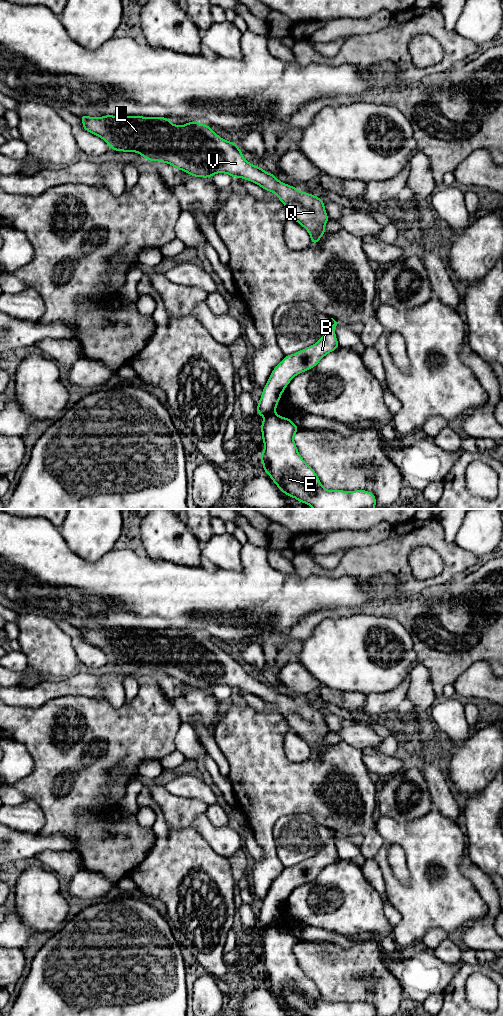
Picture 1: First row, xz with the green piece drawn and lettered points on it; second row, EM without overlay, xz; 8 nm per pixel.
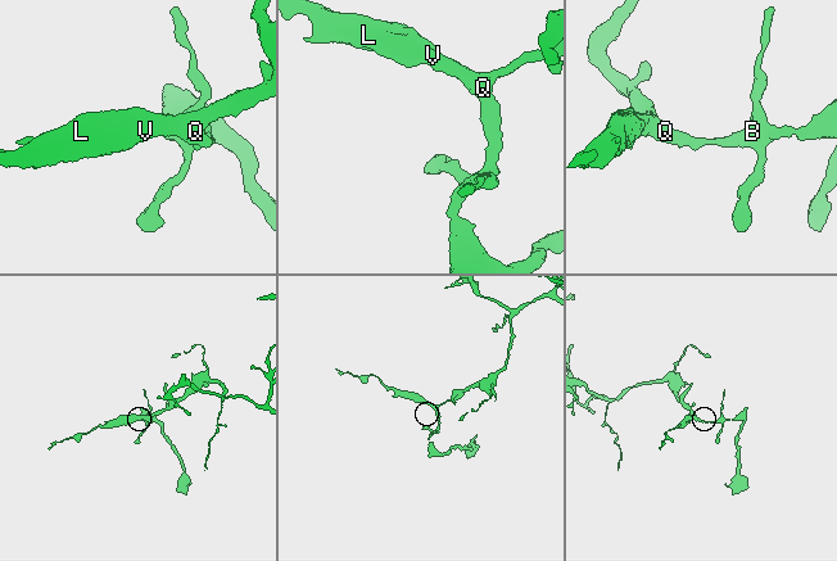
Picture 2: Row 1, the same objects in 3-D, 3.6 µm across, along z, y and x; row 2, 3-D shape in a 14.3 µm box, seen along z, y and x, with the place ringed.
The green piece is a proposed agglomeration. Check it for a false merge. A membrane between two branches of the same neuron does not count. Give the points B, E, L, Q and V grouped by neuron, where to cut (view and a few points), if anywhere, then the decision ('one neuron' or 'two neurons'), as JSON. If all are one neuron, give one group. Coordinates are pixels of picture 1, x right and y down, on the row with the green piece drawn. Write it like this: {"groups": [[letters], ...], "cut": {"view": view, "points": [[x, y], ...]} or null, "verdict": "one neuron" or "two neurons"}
{"groups": [["B", "L", "Q", "V"], ["E"]], "cut": {"view": "xz", "points": [[274, 412], [267, 416]]}, "verdict": "two neurons"}

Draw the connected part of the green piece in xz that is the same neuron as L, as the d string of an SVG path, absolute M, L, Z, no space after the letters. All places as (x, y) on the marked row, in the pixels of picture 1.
M87 115L79 116L83 122L82 129L102 138L114 151L135 152L143 156L149 161L158 161L170 164L177 170L183 170L193 177L209 178L217 173L225 173L232 178L242 178L261 186L266 191L276 194L278 199L286 207L290 218L294 219L302 227L304 227L310 237L311 244L317 244L320 238L326 233L325 224L330 220L325 211L325 203L315 195L308 192L301 192L294 186L279 181L275 174L267 173L261 166L252 165L242 155L241 149L235 142L229 142L215 133L215 131L203 123L189 121L185 125L173 125L170 118L166 117L144 117L144 116L114 116L105 115L102 117L90 117Z

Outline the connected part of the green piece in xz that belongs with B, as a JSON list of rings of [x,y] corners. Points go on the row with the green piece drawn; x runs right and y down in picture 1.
[[[333,318],[331,319],[334,324],[325,331],[321,339],[314,345],[292,355],[286,355],[273,369],[257,404],[258,416],[275,413],[281,395],[290,381],[296,375],[314,368],[324,356],[339,348],[335,335],[338,323]]]

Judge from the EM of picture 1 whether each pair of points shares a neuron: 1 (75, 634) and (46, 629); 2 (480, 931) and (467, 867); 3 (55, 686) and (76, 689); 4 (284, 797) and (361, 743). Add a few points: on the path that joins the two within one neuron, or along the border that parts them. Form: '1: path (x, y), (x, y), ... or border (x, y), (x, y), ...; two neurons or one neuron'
1: border (56, 622), (74, 640); two neurons
2: path (491, 915), (492, 899), (483, 883); one neuron
3: path (60, 688), (71, 688); one neuron
4: border (342, 740), (362, 751); two neurons

